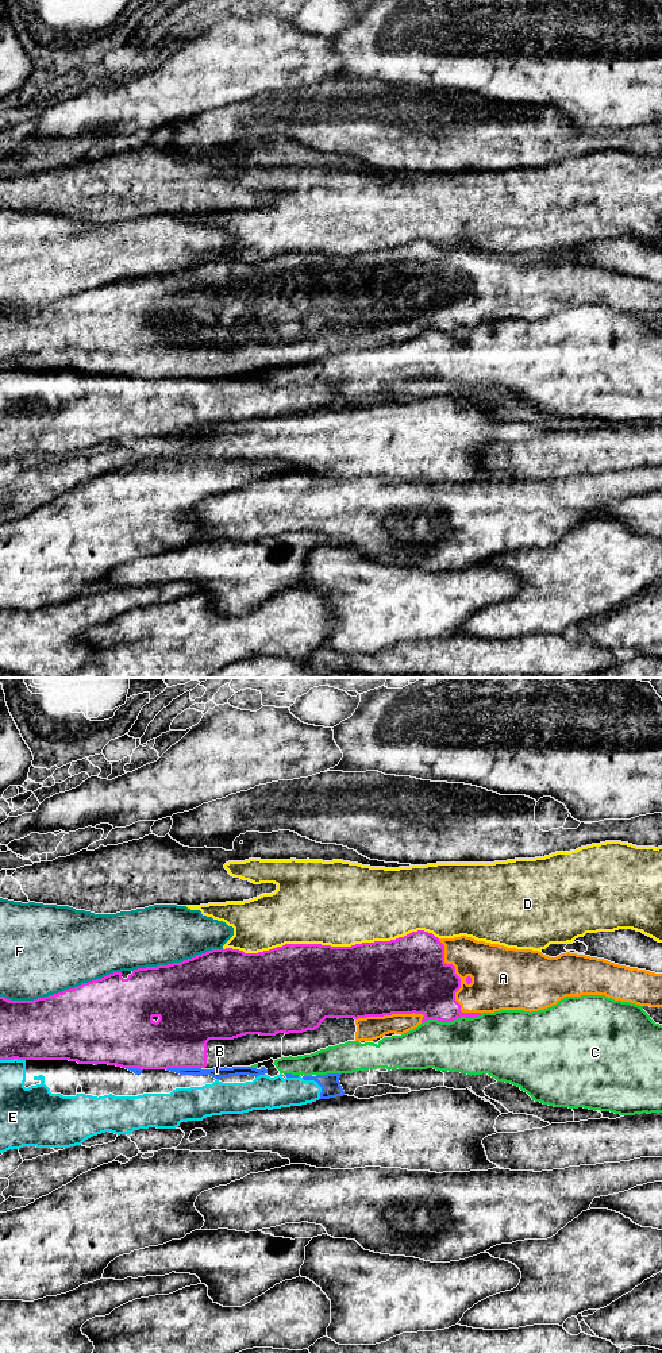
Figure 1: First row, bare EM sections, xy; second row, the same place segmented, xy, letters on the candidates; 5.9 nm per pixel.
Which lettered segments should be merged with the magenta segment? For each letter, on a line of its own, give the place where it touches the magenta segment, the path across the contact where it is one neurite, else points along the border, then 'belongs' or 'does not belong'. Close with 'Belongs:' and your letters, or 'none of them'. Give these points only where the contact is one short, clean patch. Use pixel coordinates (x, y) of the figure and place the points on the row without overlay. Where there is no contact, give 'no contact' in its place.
A: contact xy (460, 292); belongs
B: contact xy (183, 376); does not belong
C: contact xy (451, 328); does not belong
D: contact xy (330, 254); does not belong
E: contact xy (12, 367); does not belong
F: contact xy (60, 301); does not belong
Belongs: A

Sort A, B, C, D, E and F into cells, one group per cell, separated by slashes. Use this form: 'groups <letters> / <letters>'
groups A / B E / C / D / F

